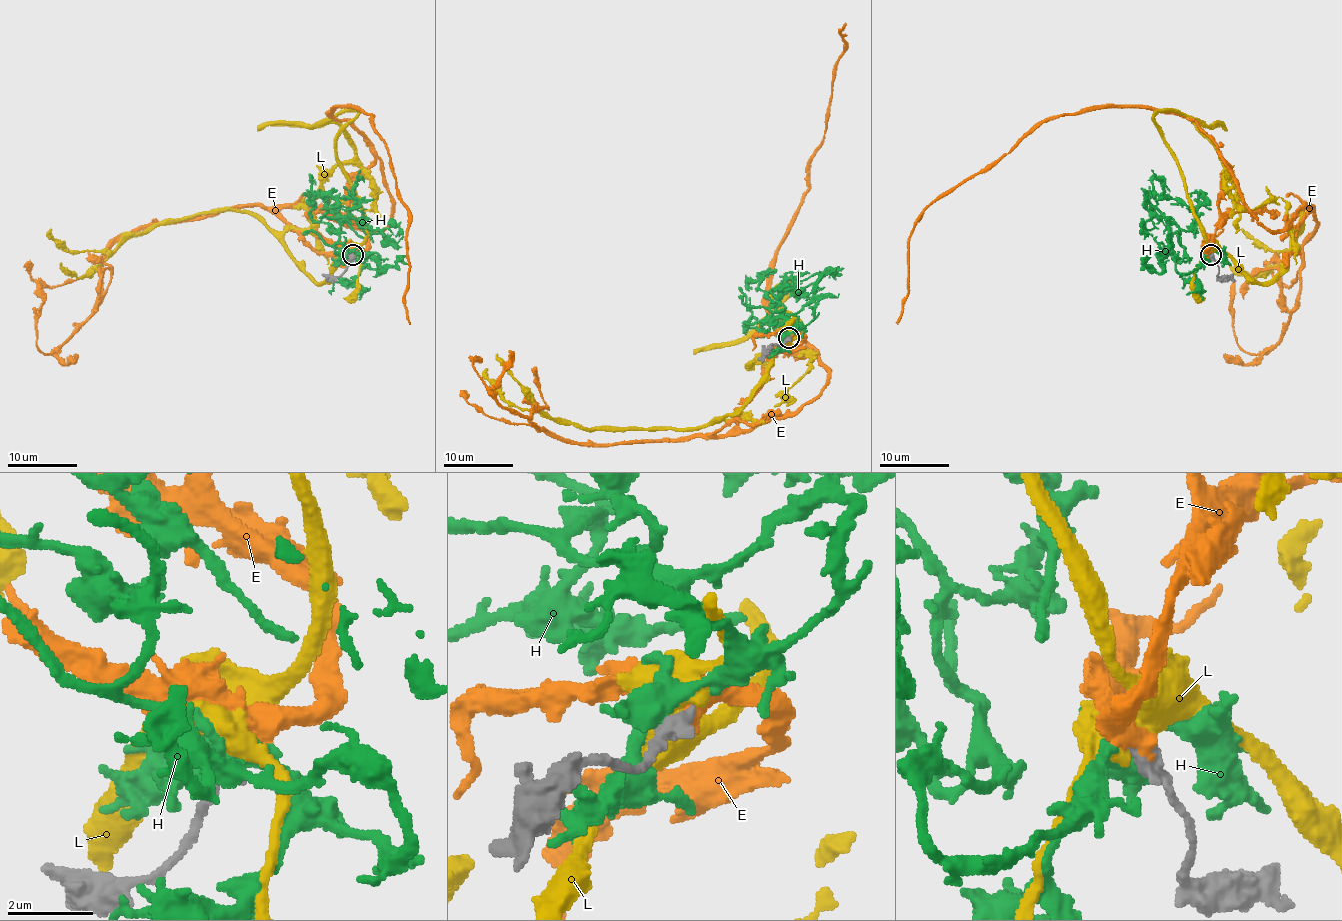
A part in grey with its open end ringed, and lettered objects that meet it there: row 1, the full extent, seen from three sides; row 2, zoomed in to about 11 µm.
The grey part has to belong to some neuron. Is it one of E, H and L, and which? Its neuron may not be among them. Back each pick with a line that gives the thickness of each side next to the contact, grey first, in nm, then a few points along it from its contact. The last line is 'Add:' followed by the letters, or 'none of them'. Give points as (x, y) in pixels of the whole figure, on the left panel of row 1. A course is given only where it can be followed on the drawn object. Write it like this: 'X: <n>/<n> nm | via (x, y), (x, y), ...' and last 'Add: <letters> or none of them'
E: 480/440 nm | via (353, 255), (350, 184), (377, 158), (379, 231), (240, 206), (126, 232), (50, 354), (38, 281)
Add: E

